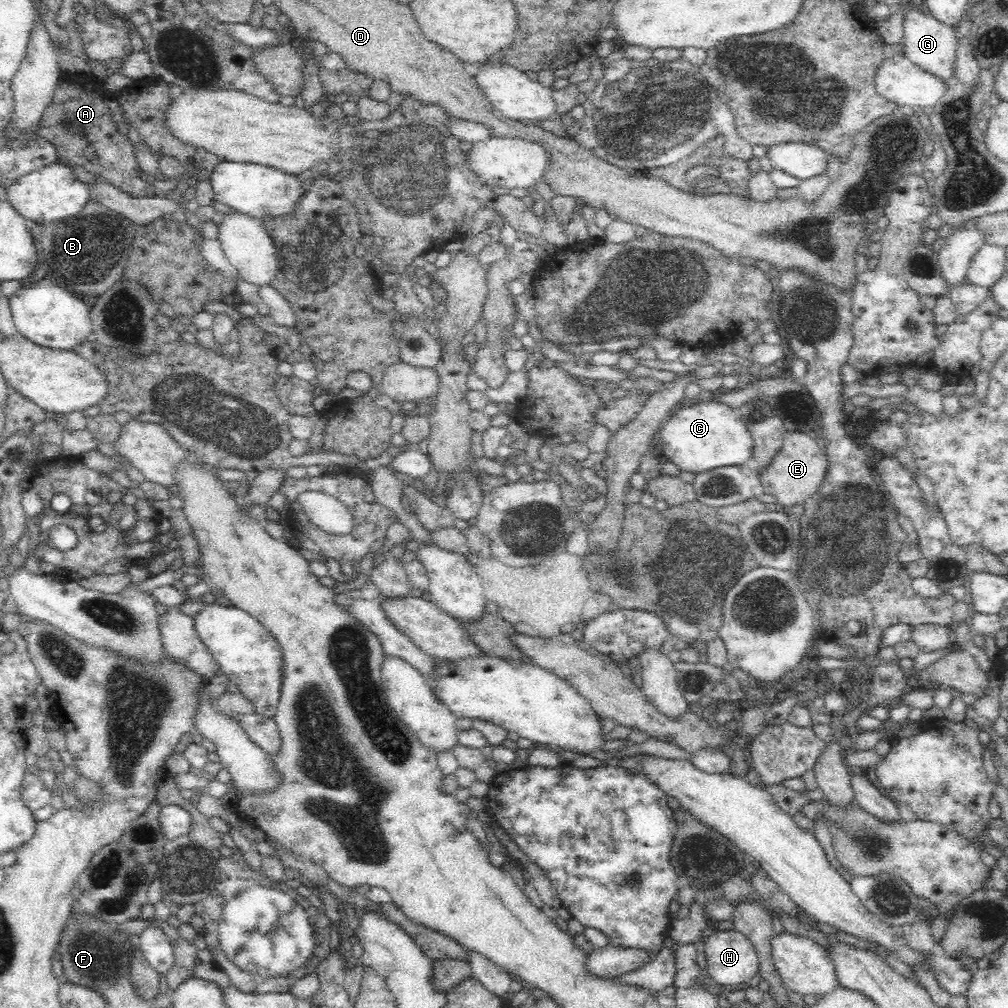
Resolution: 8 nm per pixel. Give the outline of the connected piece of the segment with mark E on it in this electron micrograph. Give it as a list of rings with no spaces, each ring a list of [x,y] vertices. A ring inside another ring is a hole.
[[[804,431],[783,433],[783,445],[780,452],[772,459],[769,467],[758,472],[765,494],[776,497],[777,504],[794,506],[803,504],[816,494],[821,487],[828,470],[828,459],[819,439],[811,438]]]

